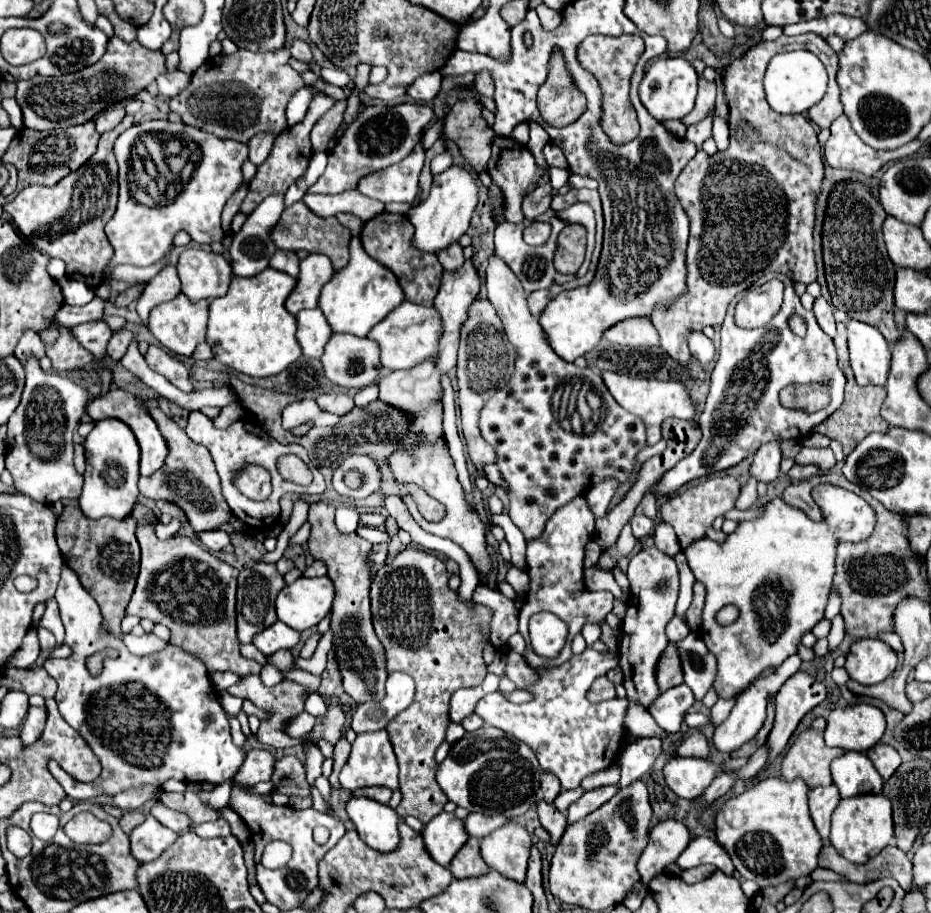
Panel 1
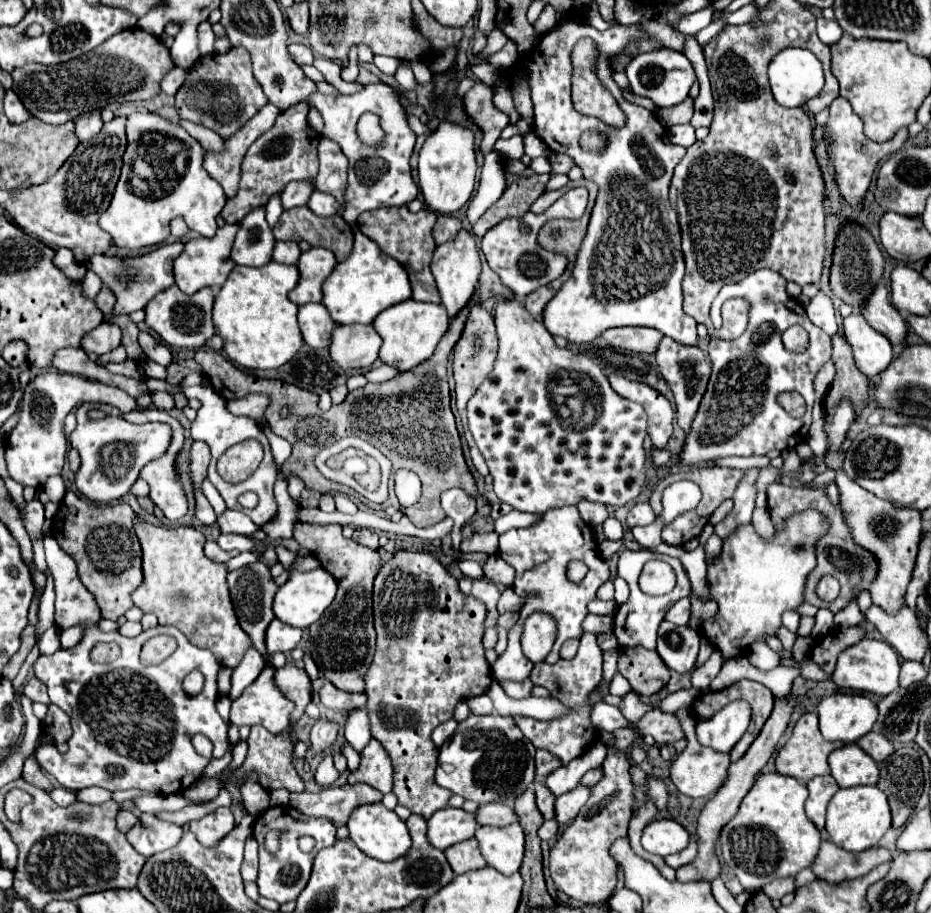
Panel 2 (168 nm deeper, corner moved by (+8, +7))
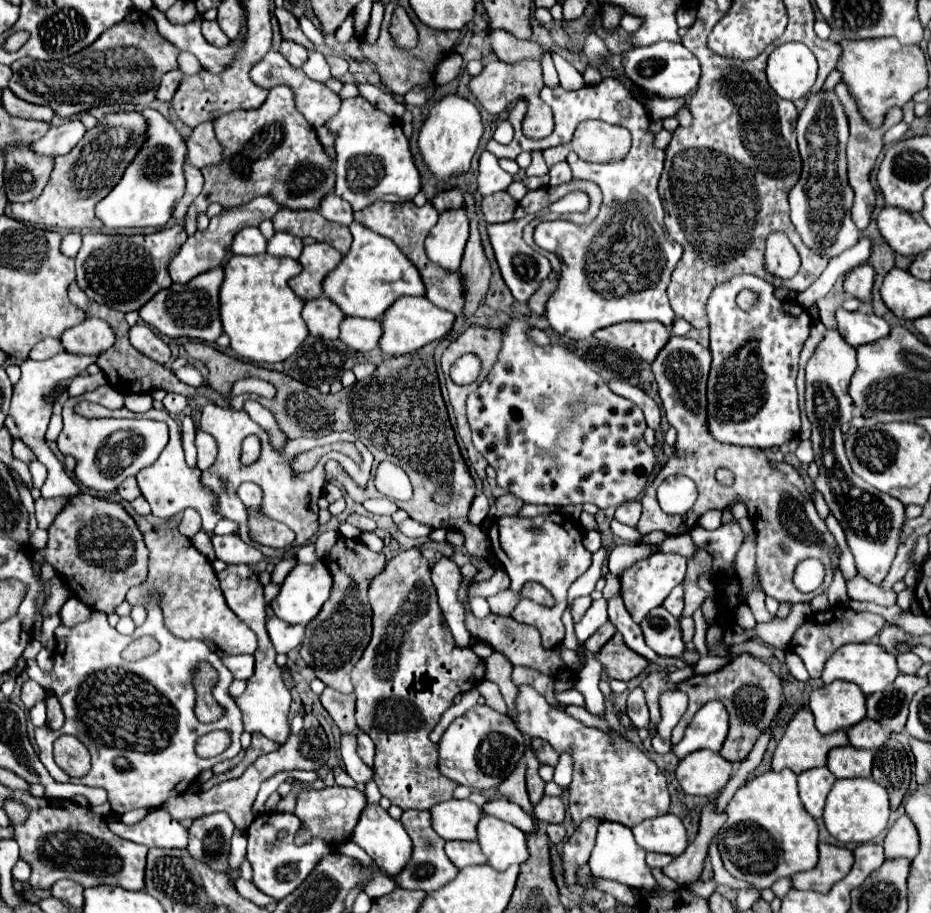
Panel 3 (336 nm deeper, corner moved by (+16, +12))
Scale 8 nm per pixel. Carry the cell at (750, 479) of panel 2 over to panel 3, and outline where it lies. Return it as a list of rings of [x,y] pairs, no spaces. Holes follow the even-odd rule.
[[[736,519],[730,523],[722,523],[714,531],[708,531],[704,527],[694,527],[690,531],[690,535],[696,545],[706,549],[714,557],[712,573],[716,573],[716,575],[726,571],[734,563],[736,553],[744,541],[744,531]]]

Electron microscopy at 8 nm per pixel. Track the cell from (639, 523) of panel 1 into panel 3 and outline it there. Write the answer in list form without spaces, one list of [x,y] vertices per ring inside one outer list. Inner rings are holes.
[[[634,499],[634,501],[620,505],[614,513],[614,519],[620,523],[626,523],[626,525],[636,525],[640,519],[640,513],[642,513],[642,505],[638,499]]]

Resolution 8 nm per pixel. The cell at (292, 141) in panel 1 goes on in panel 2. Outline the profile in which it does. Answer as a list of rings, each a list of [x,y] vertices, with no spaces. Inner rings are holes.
[[[290,106],[278,114],[274,126],[260,134],[254,144],[248,148],[242,162],[242,180],[234,198],[226,200],[222,216],[228,224],[238,224],[248,212],[268,204],[268,200],[282,192],[288,182],[308,180],[314,182],[318,174],[318,156],[316,148],[320,134],[308,126],[308,106]]]

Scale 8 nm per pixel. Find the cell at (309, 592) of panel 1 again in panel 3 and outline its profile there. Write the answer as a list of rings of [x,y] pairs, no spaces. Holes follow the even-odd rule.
[[[318,561],[314,565],[302,565],[300,563],[284,579],[278,597],[272,601],[272,611],[274,611],[274,615],[278,619],[282,619],[282,621],[286,621],[290,625],[296,625],[296,623],[298,625],[306,625],[322,609],[324,601],[330,595],[330,587],[332,587],[332,575],[330,575],[330,571],[328,571],[324,561]]]

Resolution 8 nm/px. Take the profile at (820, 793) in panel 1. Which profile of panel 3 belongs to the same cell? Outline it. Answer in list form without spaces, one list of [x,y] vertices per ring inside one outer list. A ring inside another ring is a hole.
[[[818,767],[818,769],[810,769],[798,775],[798,789],[800,789],[800,799],[804,803],[804,809],[814,817],[820,819],[822,817],[822,809],[824,809],[824,801],[828,791],[832,789],[836,777],[832,777],[832,773],[826,767]]]

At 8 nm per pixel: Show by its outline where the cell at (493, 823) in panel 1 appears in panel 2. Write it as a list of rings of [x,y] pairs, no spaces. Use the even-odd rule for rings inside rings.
[[[492,802],[492,804],[482,804],[480,810],[476,812],[478,824],[492,824],[492,826],[506,826],[518,822],[518,814],[514,808],[502,804],[502,802]]]

